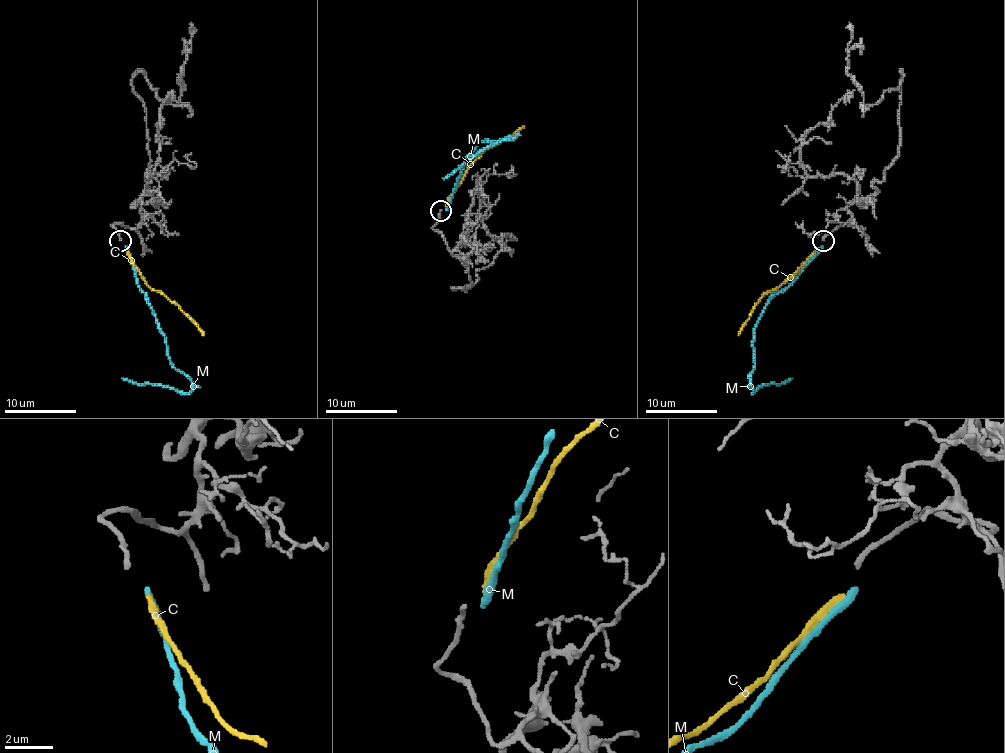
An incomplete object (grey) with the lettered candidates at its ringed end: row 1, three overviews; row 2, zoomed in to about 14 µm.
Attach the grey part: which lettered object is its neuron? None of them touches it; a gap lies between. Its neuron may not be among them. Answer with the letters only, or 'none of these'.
none of these

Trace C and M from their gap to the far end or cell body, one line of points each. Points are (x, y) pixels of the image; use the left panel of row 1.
C: (127, 247), (128, 258), (144, 281), (178, 306), (204, 335)
M: (125, 246), (136, 283), (161, 328), (166, 353), (175, 367), (191, 380), (191, 389), (178, 392), (121, 378)

